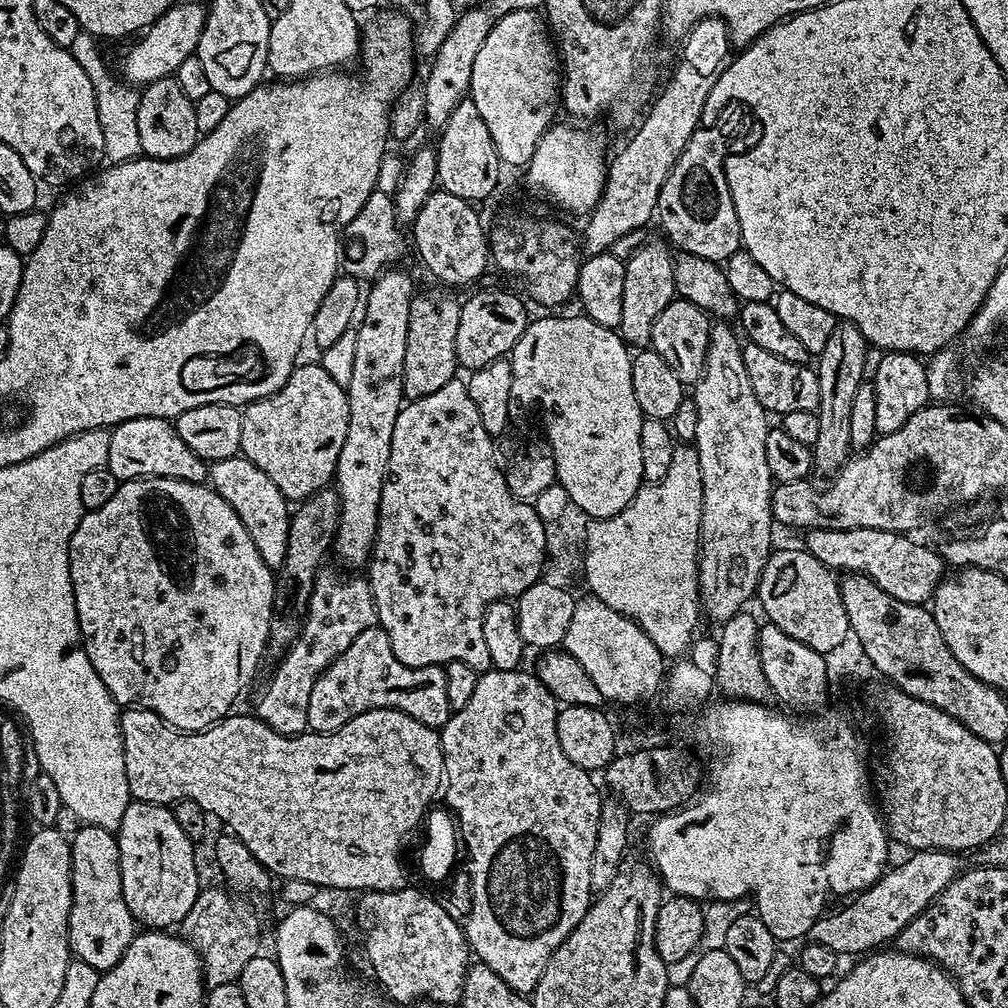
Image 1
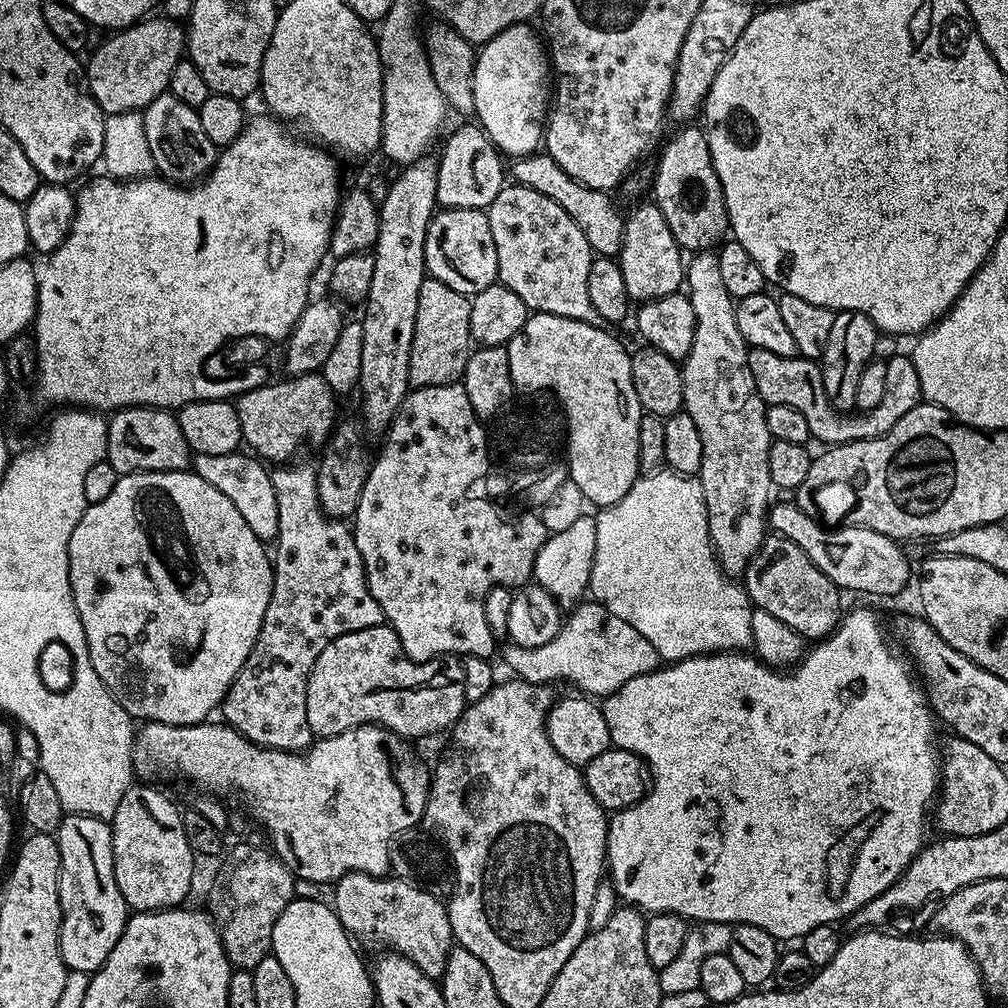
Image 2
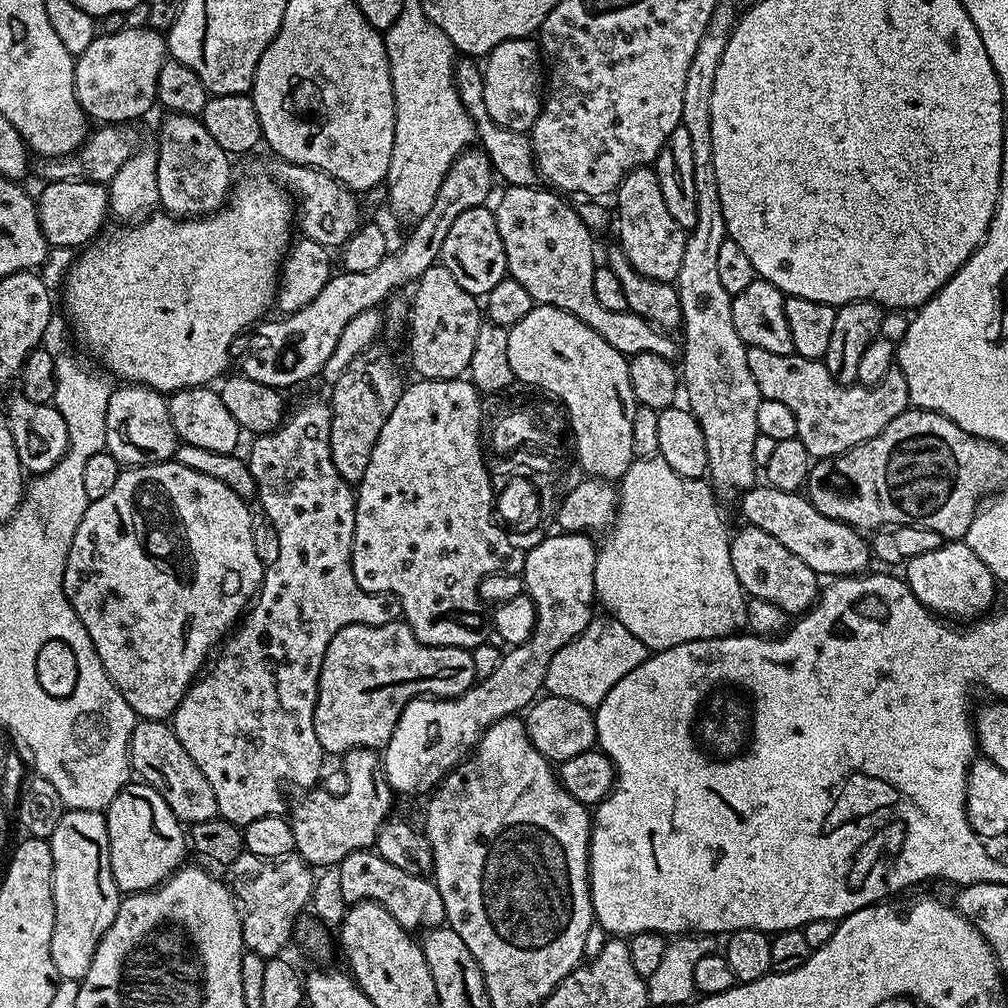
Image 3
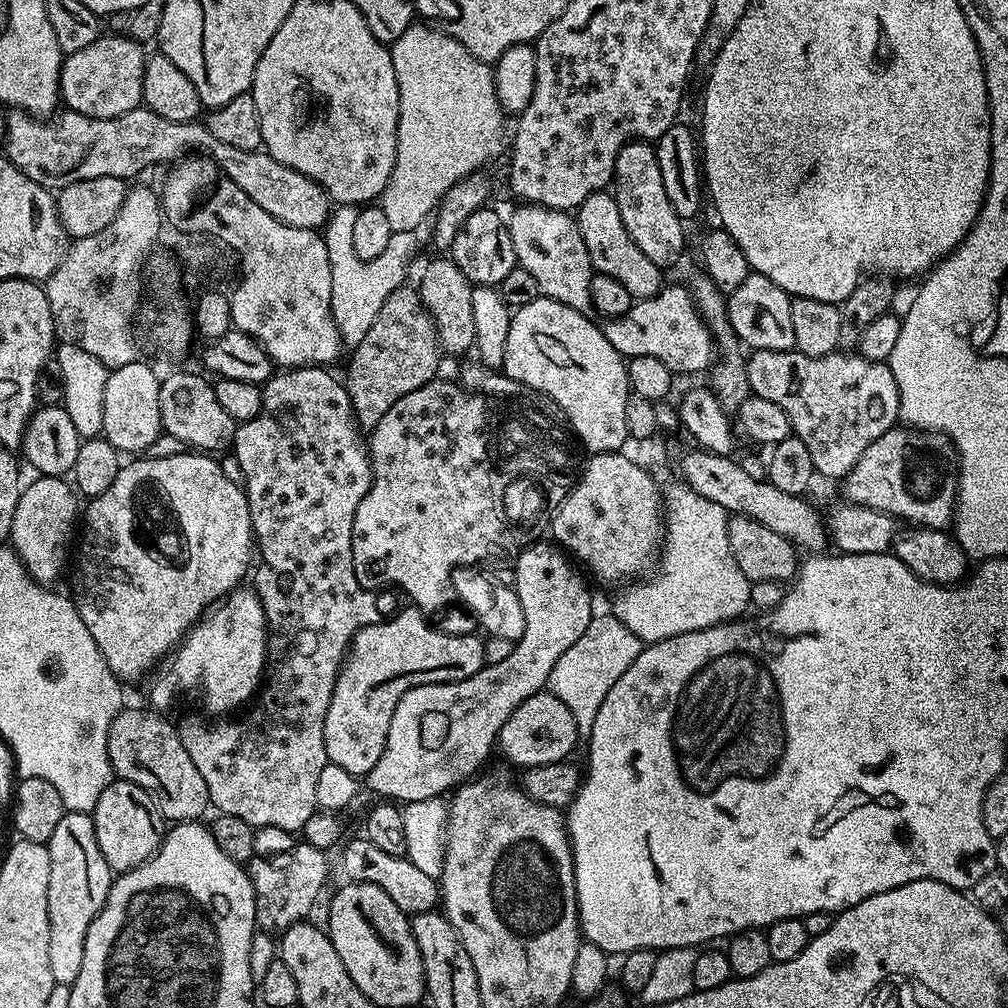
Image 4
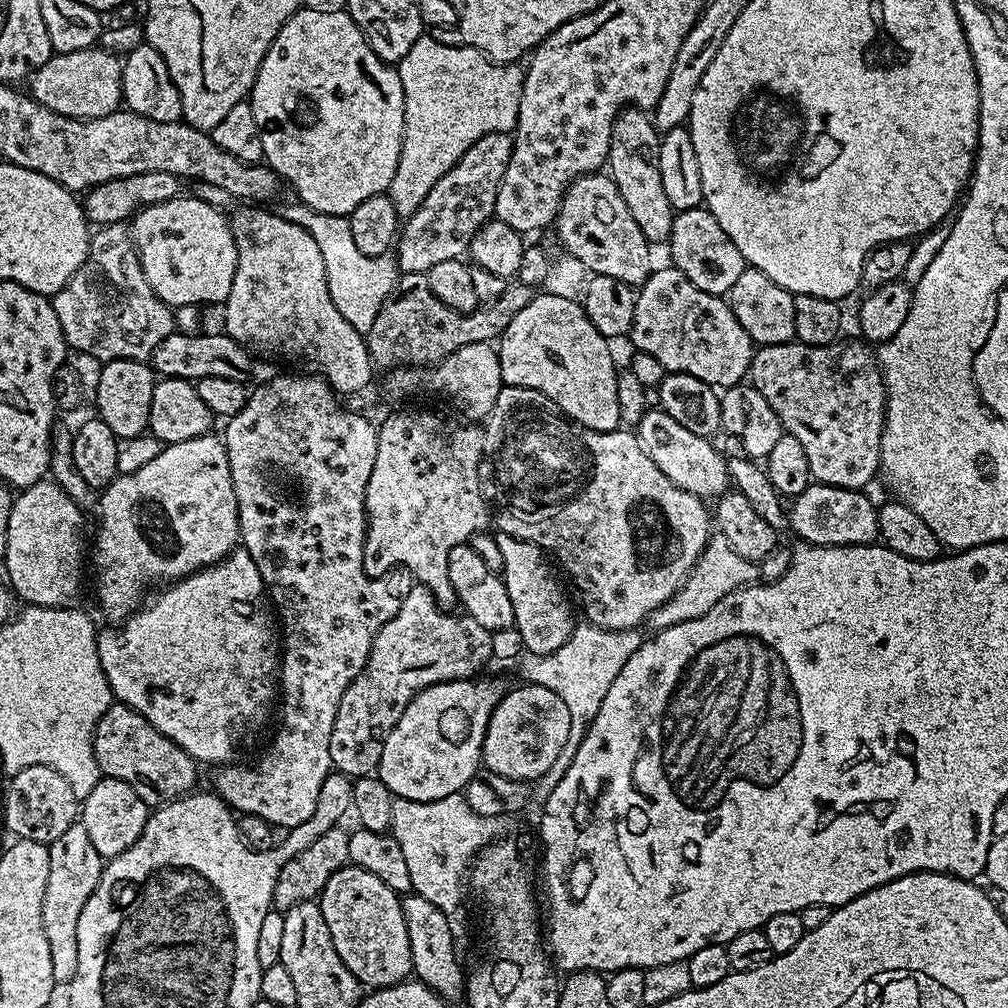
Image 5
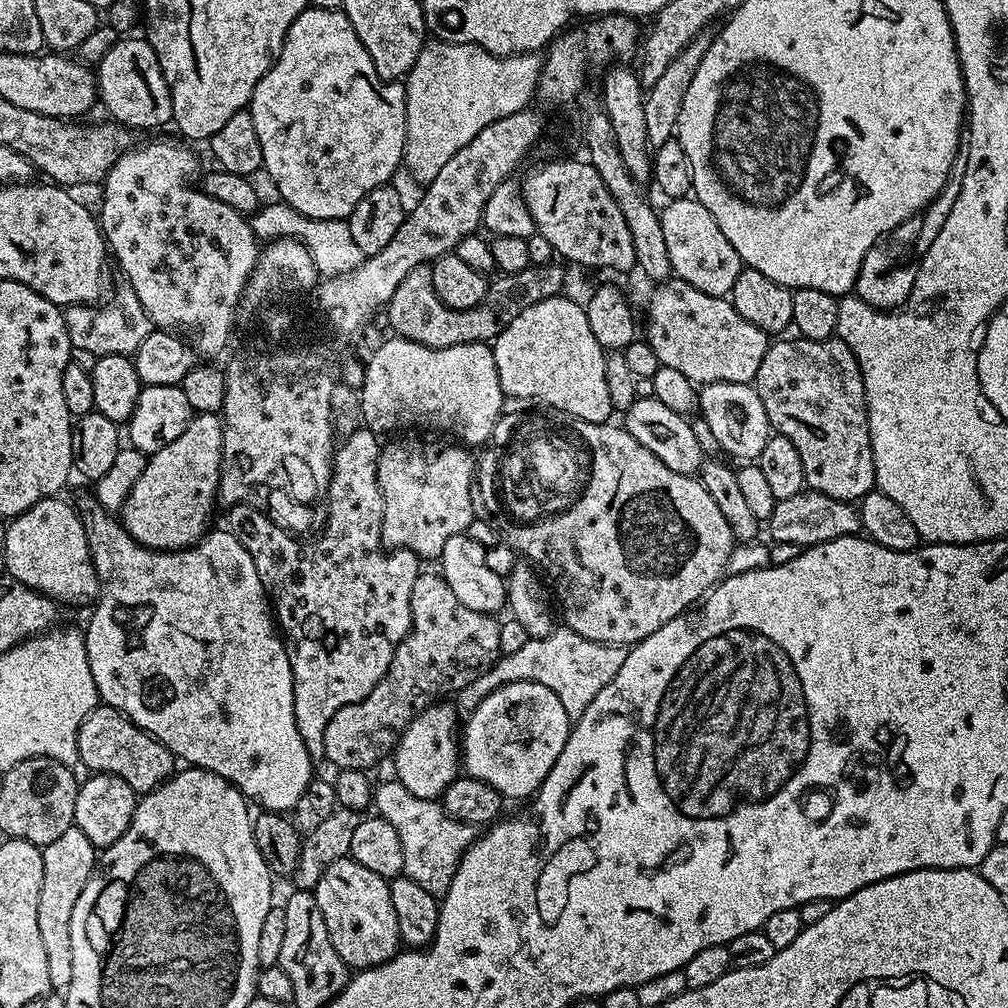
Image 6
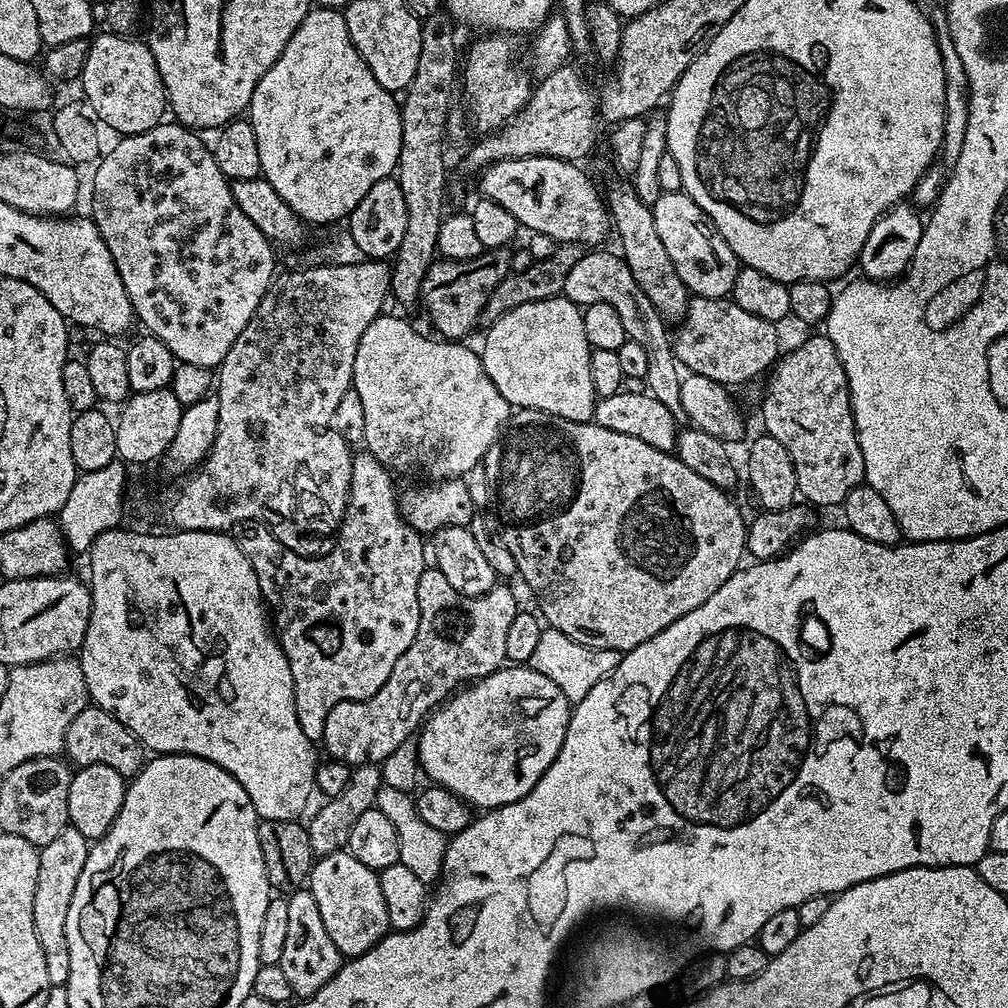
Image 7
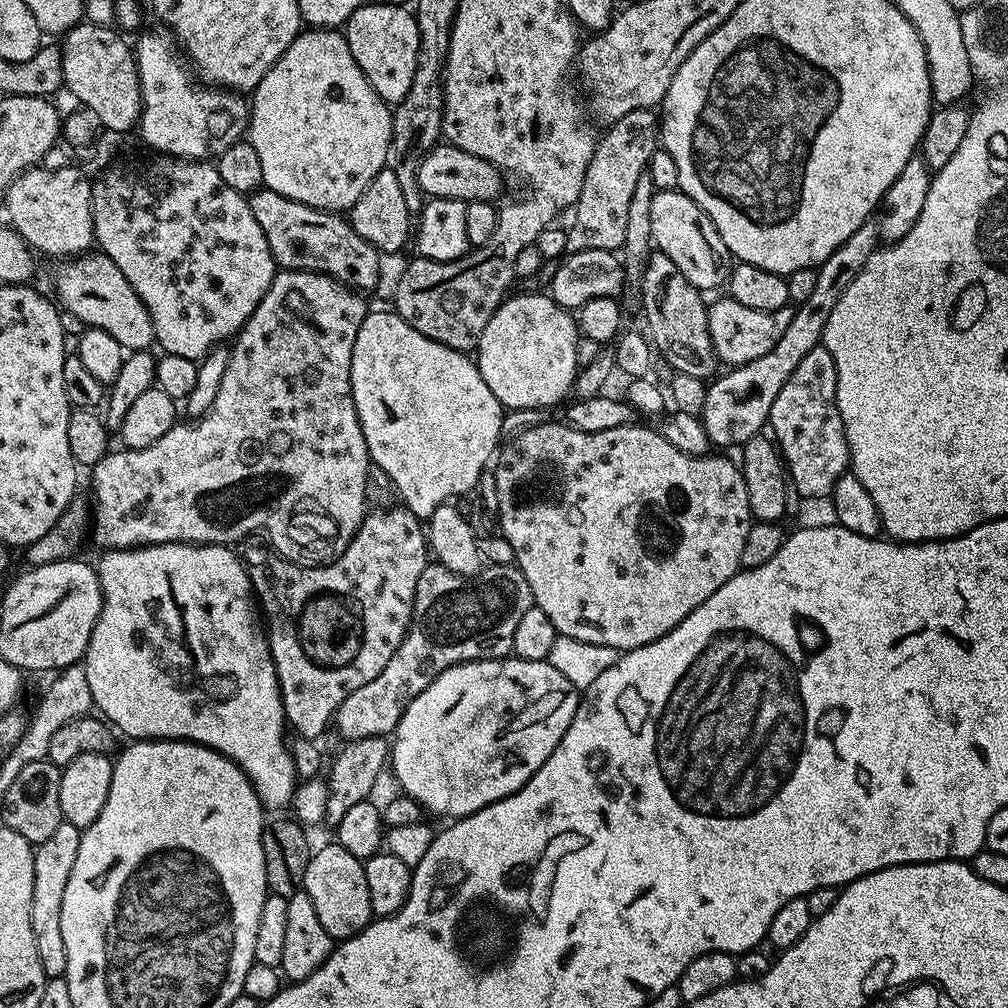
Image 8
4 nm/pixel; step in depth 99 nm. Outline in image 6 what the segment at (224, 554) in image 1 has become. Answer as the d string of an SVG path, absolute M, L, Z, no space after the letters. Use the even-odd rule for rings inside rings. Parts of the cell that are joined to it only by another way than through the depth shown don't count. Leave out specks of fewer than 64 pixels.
M197 412L192 421L162 450L151 453L146 462L146 470L134 482L134 490L119 509L118 519L124 528L142 546L159 552L176 552L180 548L191 548L201 536L209 531L212 507L217 507L220 490L220 463L224 453L224 422L217 413Z

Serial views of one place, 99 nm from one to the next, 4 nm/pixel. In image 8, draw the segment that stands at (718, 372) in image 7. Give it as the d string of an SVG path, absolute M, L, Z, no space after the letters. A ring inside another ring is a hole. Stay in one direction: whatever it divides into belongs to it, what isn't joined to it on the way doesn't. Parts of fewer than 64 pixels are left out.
M731 298L711 301L707 305L708 330L712 339L712 348L716 351L716 359L724 366L737 366L754 361L767 354L777 345L791 322L793 309L779 308L773 312L750 310L750 306L742 306L742 302Z

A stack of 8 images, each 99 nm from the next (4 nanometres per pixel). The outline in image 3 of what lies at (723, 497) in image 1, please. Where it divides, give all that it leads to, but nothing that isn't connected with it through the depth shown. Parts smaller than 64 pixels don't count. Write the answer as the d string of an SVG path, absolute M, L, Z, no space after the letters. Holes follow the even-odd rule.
M721 2L714 10L706 30L702 34L702 42L698 42L698 50L694 50L694 62L690 62L690 70L686 70L686 86L682 93L682 118L680 127L690 134L690 147L694 149L694 194L696 195L696 221L687 233L686 250L682 253L682 270L678 270L676 293L680 299L680 318L684 344L682 340L682 392L688 395L687 407L696 417L706 440L708 455L708 471L711 483L717 489L725 488L728 492L743 494L753 487L758 480L758 456L756 460L756 440L760 436L758 430L758 406L762 399L758 386L754 382L754 374L750 374L750 366L746 362L749 347L743 338L734 330L734 314L732 298L726 286L722 286L718 274L718 249L728 239L726 222L722 214L722 198L718 198L718 177L714 175L714 150L712 149L712 131L710 130L710 98L714 94L714 74L718 74L718 62L722 62L722 54L726 50L728 35L732 32L738 19L738 12L727 8Z

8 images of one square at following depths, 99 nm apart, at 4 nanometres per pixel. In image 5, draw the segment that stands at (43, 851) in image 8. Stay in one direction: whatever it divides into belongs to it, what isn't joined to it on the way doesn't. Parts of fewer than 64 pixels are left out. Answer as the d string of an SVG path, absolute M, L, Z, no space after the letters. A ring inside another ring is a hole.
M77 822L62 834L54 843L48 845L50 854L50 878L46 878L46 894L42 894L42 930L46 930L46 942L50 946L50 962L54 966L54 978L57 985L67 985L78 970L78 914L82 914L82 906L94 894L100 881L102 857L94 850L94 842L86 834L83 823Z

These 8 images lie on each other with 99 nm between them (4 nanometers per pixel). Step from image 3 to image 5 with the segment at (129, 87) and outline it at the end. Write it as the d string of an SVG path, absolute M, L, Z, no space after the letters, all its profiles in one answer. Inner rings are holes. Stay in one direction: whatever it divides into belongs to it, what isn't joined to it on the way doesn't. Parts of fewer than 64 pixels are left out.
M99 46L74 50L74 54L57 52L30 77L30 95L44 107L75 120L93 120L117 111L122 104L122 60Z

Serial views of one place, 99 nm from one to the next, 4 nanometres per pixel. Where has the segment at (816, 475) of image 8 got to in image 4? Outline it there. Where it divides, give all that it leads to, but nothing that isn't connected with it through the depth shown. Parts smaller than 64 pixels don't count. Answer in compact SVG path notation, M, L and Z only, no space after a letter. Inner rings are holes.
M755 350L751 355L746 360L749 389L755 395L774 402L774 406L782 406L782 410L786 410L792 435L806 442L806 450L810 450L810 459L814 461L816 471L821 477L824 475L842 478L851 470L854 462L862 458L870 442L882 438L882 434L897 427L900 420L898 382L894 382L894 374L885 362L867 360L844 350L825 356L807 356L795 350Z

